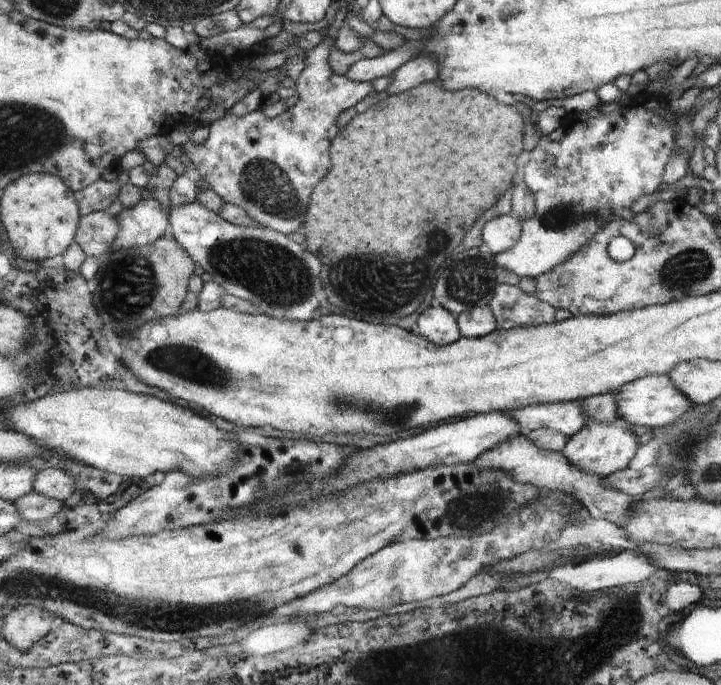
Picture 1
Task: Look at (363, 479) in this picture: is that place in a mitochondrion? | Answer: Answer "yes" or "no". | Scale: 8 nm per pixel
no

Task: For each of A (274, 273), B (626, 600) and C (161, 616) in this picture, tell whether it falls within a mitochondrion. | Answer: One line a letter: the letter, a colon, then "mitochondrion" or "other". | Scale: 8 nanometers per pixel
A: mitochondrion
B: mitochondrion
C: mitochondrion

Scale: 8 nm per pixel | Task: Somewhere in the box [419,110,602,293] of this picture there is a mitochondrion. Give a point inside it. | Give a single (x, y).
(561, 216)

